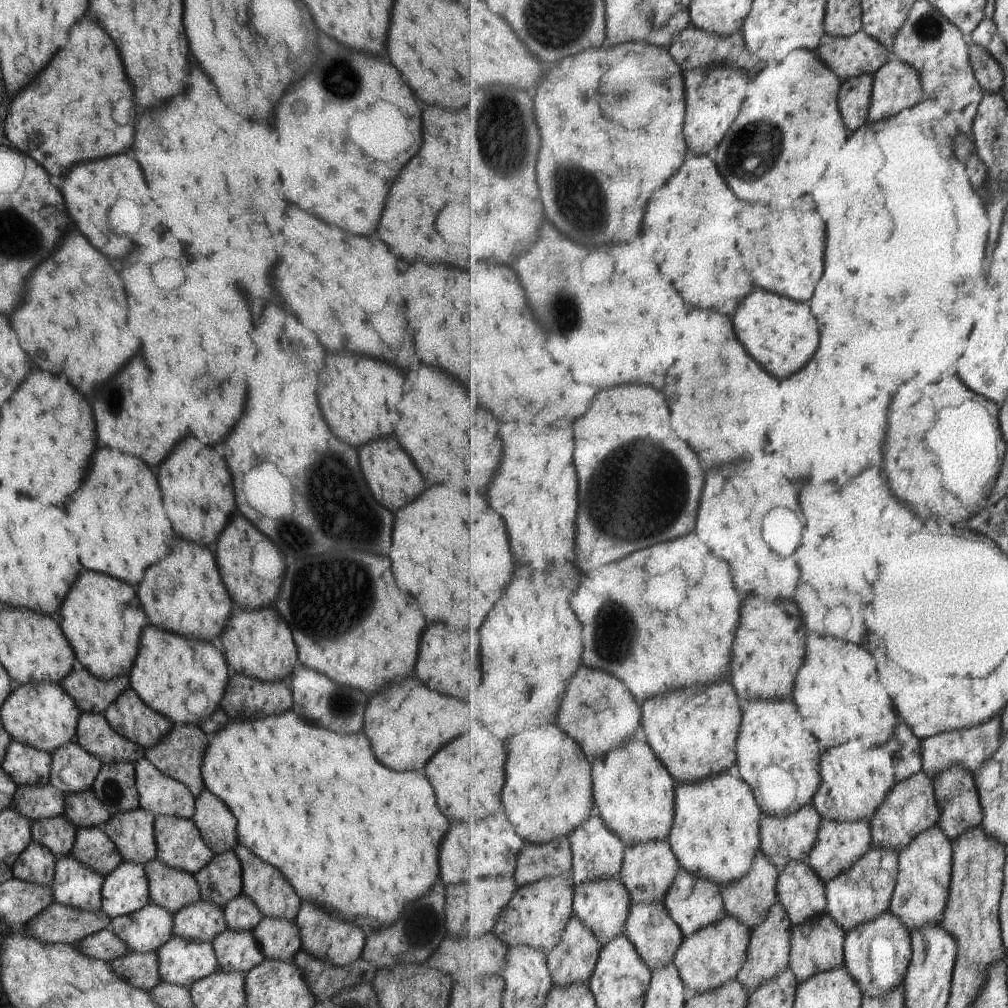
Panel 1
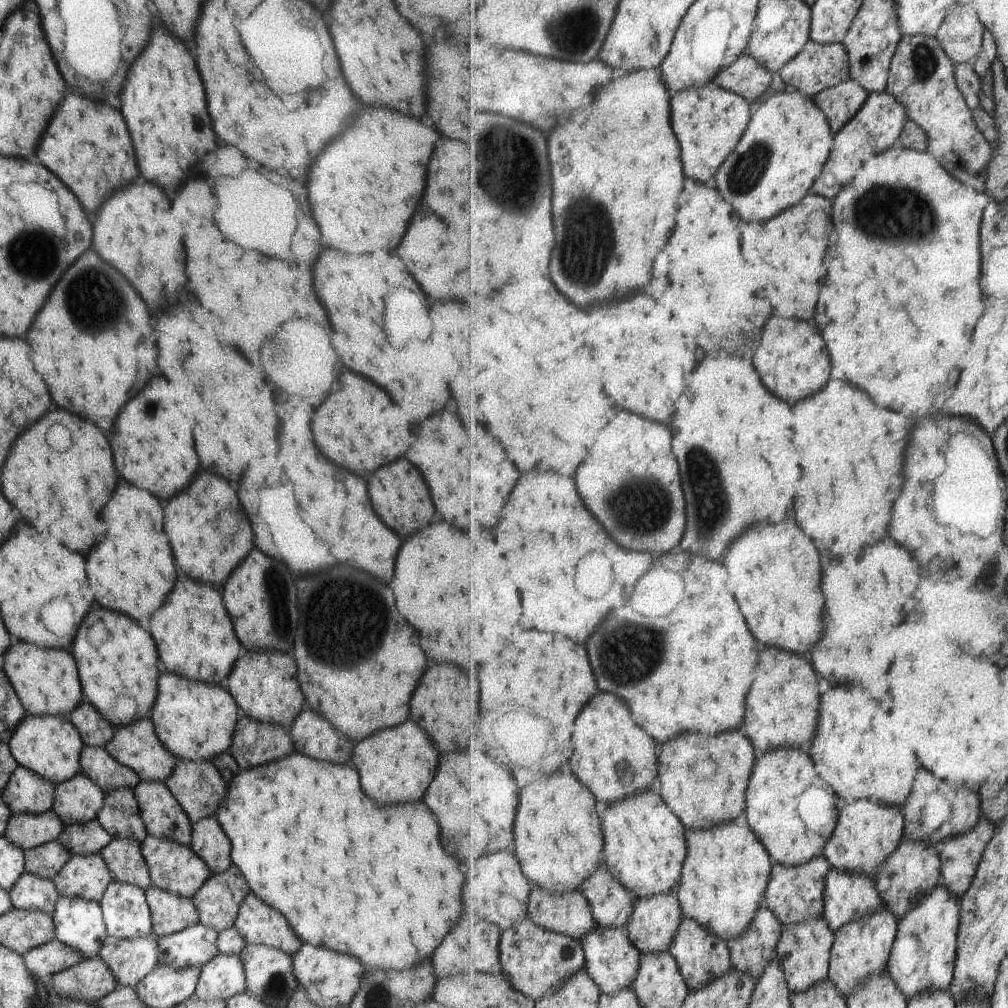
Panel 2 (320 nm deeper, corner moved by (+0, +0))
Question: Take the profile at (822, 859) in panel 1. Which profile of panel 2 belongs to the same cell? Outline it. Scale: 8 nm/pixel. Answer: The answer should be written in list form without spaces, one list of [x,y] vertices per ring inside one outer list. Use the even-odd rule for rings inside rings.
[[[839,869],[831,870],[824,892],[825,912],[823,916],[835,934],[852,922],[861,921],[864,917],[871,917],[883,906],[884,900],[881,898],[880,891],[876,889],[875,881],[857,873]]]

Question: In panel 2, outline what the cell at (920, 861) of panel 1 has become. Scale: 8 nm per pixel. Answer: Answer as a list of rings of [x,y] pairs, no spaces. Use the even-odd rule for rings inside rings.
[[[940,884],[934,891],[924,897],[915,908],[908,912],[908,916],[898,922],[900,932],[897,933],[896,942],[893,945],[892,956],[889,957],[888,972],[897,988],[902,990],[905,998],[910,1001],[913,997],[920,995],[930,989],[941,989],[947,991],[954,979],[956,969],[958,936],[960,929],[960,900],[952,895]]]

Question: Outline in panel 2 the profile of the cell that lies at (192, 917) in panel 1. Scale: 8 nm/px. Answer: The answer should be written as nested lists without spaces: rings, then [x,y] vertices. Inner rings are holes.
[[[201,923],[189,924],[183,930],[157,940],[157,962],[173,970],[195,967],[198,970],[215,955],[216,933]]]

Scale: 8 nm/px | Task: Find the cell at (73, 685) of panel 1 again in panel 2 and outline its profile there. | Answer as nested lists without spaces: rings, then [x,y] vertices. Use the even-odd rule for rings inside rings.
[[[85,699],[67,717],[78,730],[84,745],[104,748],[104,744],[111,740],[115,731],[107,720],[101,718],[100,711]]]

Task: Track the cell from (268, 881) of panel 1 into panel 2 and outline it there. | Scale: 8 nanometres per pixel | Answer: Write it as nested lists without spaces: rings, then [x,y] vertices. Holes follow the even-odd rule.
[[[251,892],[241,901],[233,927],[245,944],[267,945],[290,955],[296,953],[302,943],[289,930],[285,918]]]

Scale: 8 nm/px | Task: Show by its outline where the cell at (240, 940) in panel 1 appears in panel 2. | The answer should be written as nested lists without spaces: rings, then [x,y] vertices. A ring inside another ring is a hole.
[[[217,954],[198,972],[193,994],[201,1001],[227,1000],[245,990],[242,964],[238,955]]]

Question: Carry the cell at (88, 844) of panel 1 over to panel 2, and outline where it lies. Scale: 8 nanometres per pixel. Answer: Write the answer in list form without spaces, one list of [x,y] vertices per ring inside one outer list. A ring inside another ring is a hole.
[[[95,853],[94,855],[70,855],[69,860],[51,880],[59,897],[75,897],[86,901],[99,902],[111,879],[112,875],[105,861],[99,853]]]

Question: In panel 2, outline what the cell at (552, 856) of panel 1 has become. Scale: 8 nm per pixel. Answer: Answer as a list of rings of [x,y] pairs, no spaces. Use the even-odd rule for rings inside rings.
[[[532,887],[532,894],[528,906],[528,916],[545,930],[583,942],[585,935],[588,935],[596,926],[593,908],[588,898],[579,890],[564,895],[552,895],[541,887]]]

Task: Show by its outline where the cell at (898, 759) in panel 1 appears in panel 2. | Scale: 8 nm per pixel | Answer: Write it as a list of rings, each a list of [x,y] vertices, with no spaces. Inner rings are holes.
[[[861,799],[856,803],[842,802],[837,832],[824,850],[833,869],[864,875],[876,882],[892,854],[900,848],[904,834],[904,814],[901,808],[872,803]]]

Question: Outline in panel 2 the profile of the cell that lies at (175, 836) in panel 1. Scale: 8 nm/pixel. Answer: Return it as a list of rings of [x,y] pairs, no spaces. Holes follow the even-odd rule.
[[[147,835],[140,844],[140,851],[148,868],[150,884],[177,896],[191,898],[211,874],[205,863],[188,846],[164,838]]]

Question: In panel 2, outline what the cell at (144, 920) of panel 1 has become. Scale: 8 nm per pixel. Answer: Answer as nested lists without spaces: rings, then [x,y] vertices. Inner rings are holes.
[[[153,932],[134,939],[106,935],[97,955],[109,967],[117,986],[134,987],[158,964],[156,942]]]

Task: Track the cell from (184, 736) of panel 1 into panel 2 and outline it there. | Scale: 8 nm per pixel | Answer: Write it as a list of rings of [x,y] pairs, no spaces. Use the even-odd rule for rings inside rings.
[[[177,758],[172,773],[163,783],[185,811],[191,824],[213,815],[226,795],[226,784],[211,761],[195,762]]]

